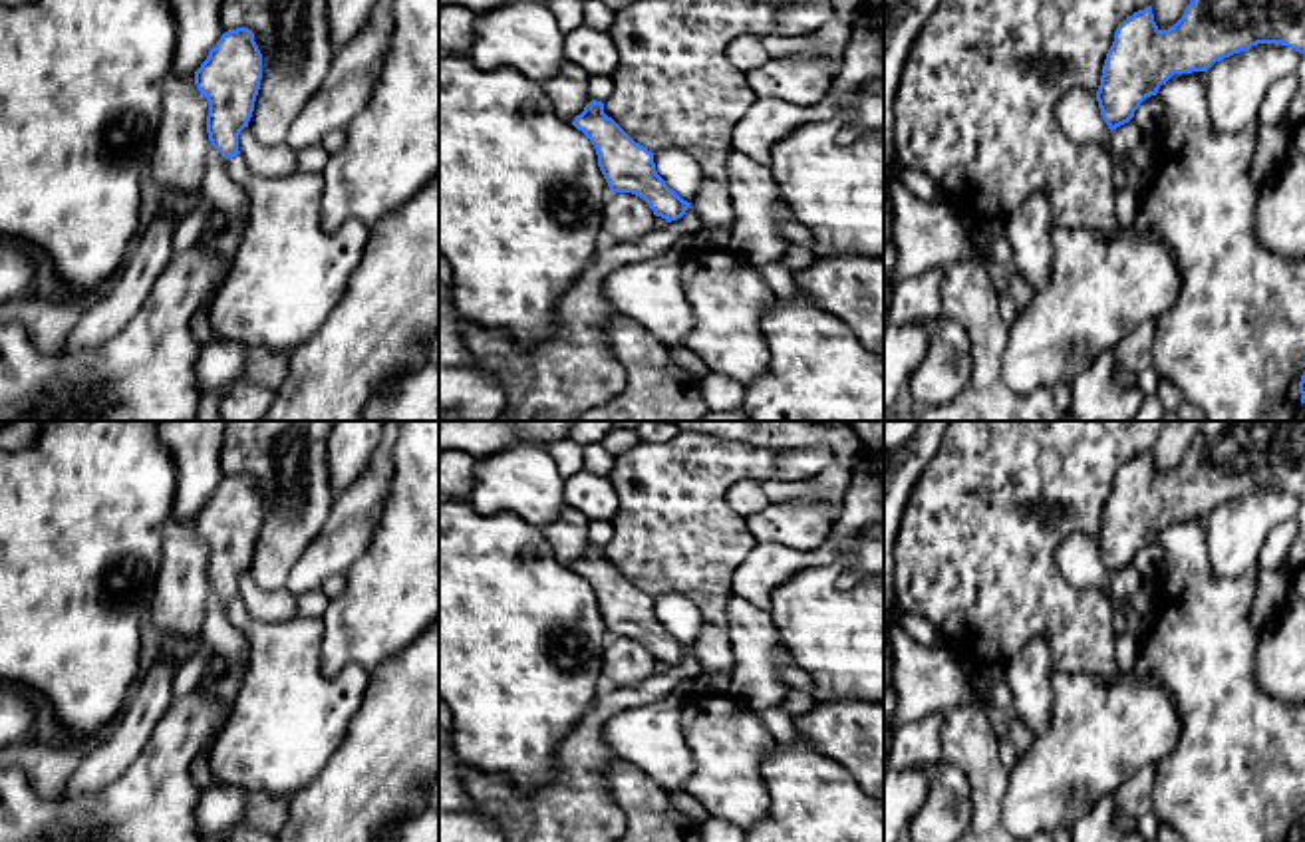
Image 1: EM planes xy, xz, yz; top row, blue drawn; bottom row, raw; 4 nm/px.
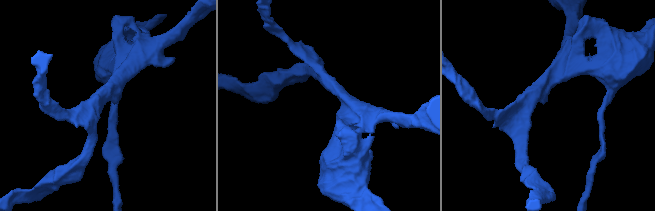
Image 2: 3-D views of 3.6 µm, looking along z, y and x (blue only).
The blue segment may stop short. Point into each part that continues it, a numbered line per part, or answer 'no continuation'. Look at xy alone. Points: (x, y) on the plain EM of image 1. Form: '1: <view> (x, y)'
no continuation

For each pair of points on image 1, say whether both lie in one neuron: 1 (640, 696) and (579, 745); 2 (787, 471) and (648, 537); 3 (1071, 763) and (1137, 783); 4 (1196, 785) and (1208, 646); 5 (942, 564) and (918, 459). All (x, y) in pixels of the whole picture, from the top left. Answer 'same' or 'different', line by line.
1: same
2: same
3: different
4: same
5: different

